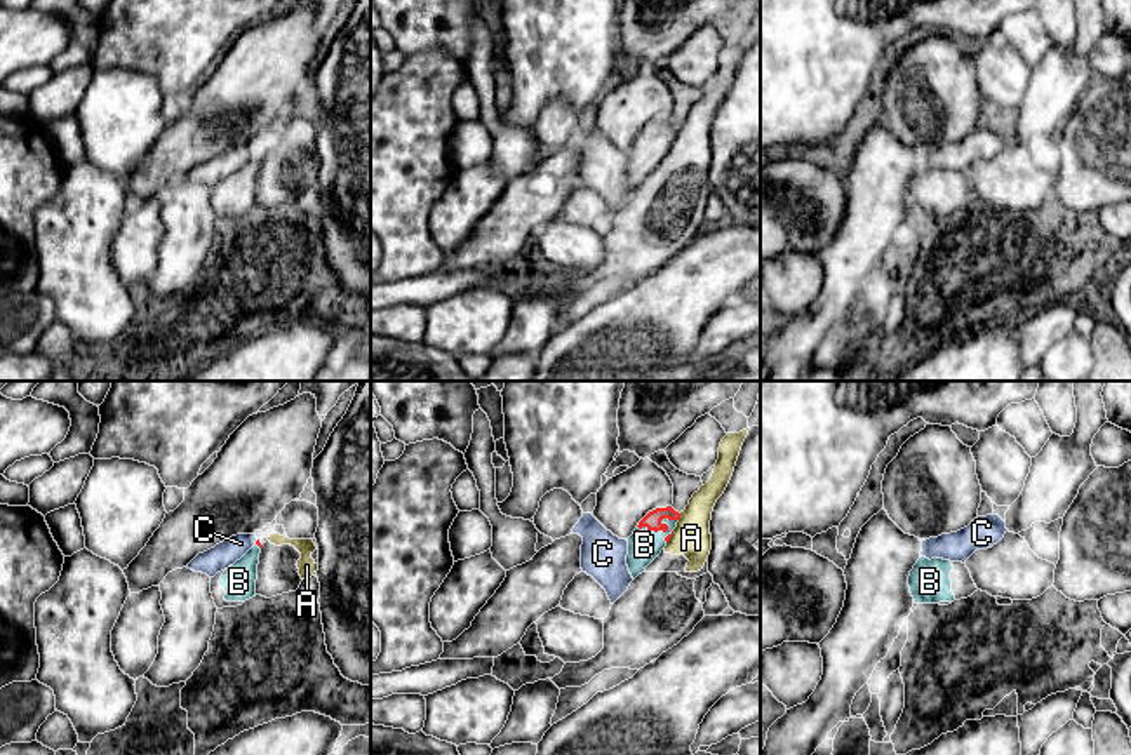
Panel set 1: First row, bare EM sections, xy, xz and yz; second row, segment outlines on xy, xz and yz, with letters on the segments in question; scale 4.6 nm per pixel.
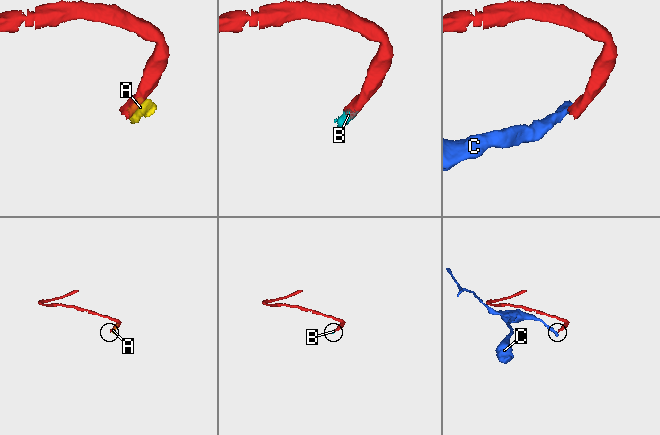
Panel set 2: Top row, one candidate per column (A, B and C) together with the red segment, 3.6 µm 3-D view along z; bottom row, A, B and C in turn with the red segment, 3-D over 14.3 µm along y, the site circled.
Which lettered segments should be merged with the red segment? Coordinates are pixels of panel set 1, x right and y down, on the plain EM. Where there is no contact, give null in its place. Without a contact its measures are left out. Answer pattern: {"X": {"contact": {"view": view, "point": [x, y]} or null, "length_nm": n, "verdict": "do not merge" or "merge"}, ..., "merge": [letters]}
{"A": {"contact": {"view": "xz", "point": [679, 127]}, "length_nm": 40, "verdict": "do not merge"}, "B": {"contact": {"view": "xz", "point": [663, 141]}, "length_nm": 200, "verdict": "merge"}, "C": {"contact": {"view": "xy", "point": [256, 152]}, "length_nm": 30, "verdict": "do not merge"}, "merge": ["B"]}

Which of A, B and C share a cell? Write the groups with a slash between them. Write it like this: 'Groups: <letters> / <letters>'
Groups: A / B / C

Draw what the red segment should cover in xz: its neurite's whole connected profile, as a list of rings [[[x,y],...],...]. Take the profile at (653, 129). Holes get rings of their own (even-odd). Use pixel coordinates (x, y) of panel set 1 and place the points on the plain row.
[[[672,117],[649,122],[637,136],[628,151],[626,176],[635,190],[661,164],[672,148],[680,124]]]

